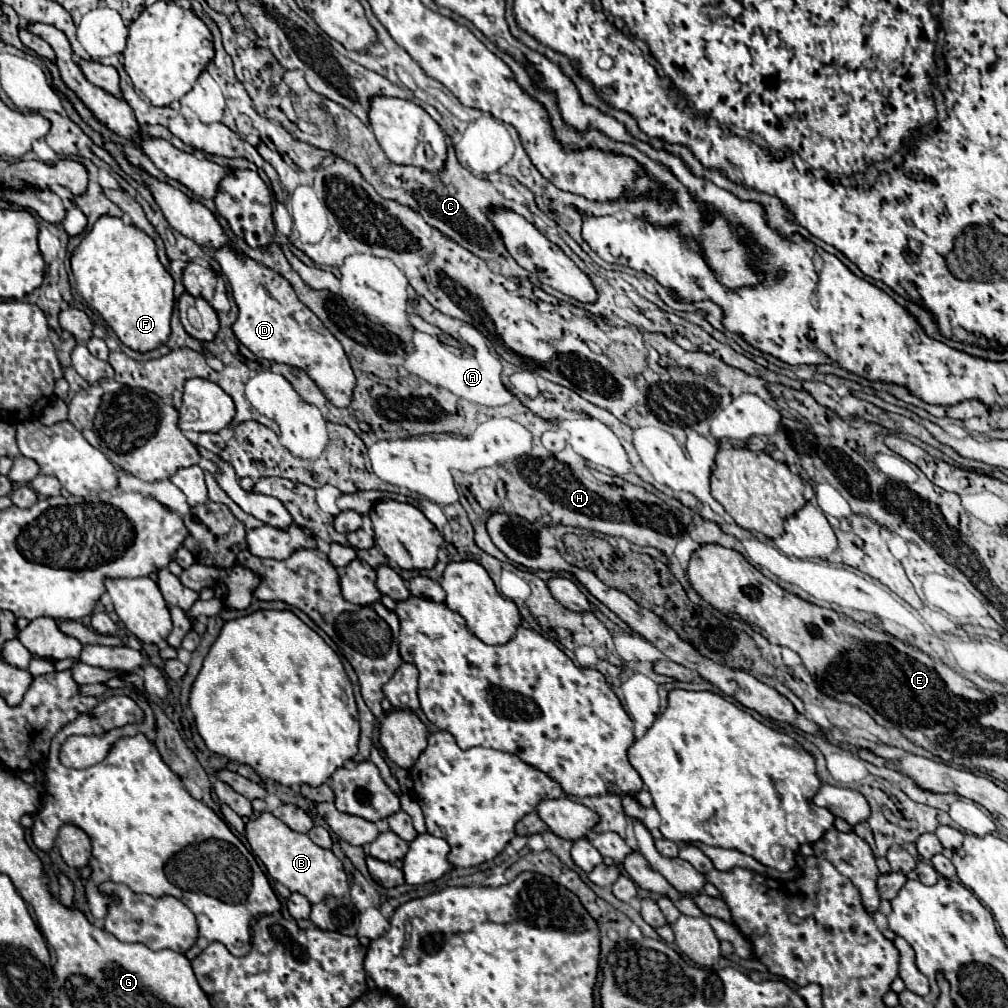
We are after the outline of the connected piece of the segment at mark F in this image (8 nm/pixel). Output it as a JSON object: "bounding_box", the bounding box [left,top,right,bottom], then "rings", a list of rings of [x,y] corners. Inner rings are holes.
{"bounding_box":[70,216,174,350],"rings":[[[100,216],[72,252],[70,264],[78,294],[88,302],[90,308],[100,312],[106,324],[126,346],[130,346],[132,350],[152,350],[154,346],[158,346],[158,342],[166,342],[166,334],[170,334],[170,314],[174,310],[174,280],[160,264],[156,256],[156,244],[146,232],[136,226],[122,224],[120,218]]]}

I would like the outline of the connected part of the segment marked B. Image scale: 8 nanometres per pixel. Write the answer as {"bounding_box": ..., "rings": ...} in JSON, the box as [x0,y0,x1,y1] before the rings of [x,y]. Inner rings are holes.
{"bounding_box":[246,812,348,904],"rings":[[[262,812],[258,818],[246,822],[246,838],[252,846],[252,852],[264,862],[268,874],[276,882],[284,884],[290,892],[300,892],[302,896],[306,896],[310,904],[318,904],[326,896],[342,898],[348,892],[348,876],[342,868],[342,862],[332,854],[332,850],[316,846],[308,838],[308,834],[290,830],[270,812]]]}

